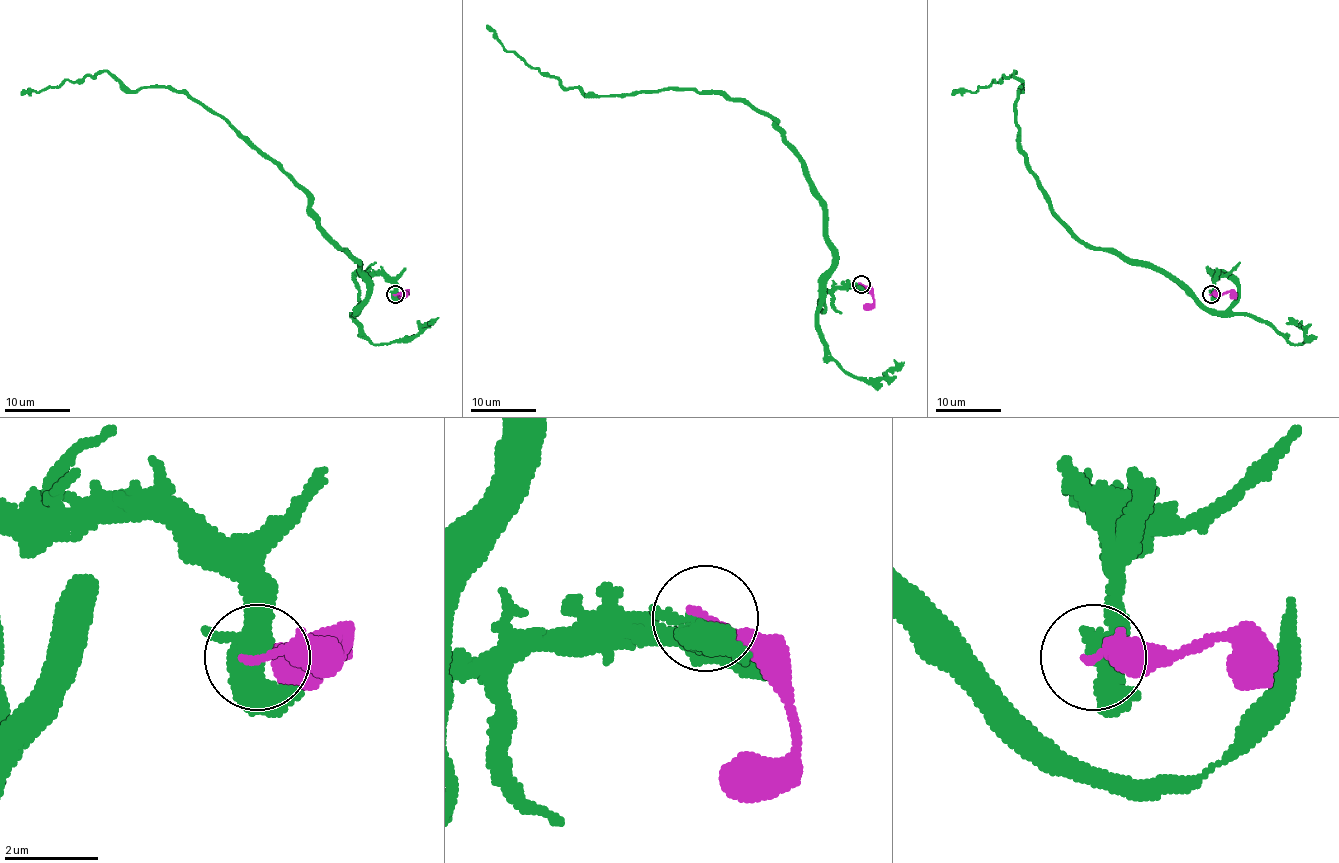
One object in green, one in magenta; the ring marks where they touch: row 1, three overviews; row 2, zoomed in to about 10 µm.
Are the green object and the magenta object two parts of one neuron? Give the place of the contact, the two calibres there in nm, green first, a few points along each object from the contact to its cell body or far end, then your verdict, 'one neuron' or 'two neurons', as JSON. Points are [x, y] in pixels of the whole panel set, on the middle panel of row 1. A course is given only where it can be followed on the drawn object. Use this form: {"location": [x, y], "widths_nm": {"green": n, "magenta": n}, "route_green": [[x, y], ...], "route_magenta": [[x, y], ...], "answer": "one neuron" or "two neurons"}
{"location": [861, 284], "widths_nm": {"green": 400, "magenta": 200}, "route_green": [[860, 284], [819, 305], [832, 264], [821, 200], [768, 115], [692, 89], [586, 96], [486, 25]], "route_magenta": [[860, 284], [874, 300], [864, 309]], "answer": "two neurons"}

